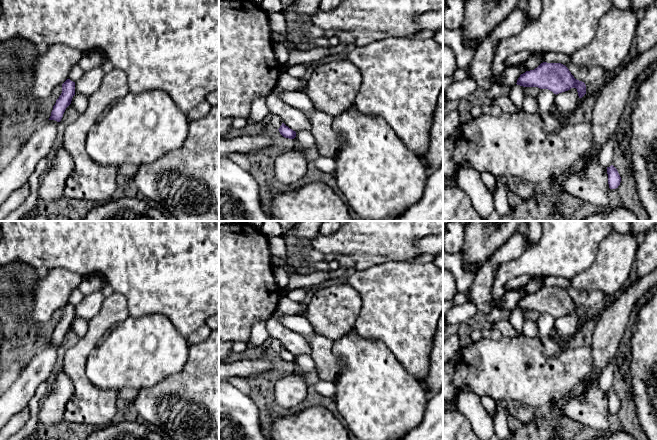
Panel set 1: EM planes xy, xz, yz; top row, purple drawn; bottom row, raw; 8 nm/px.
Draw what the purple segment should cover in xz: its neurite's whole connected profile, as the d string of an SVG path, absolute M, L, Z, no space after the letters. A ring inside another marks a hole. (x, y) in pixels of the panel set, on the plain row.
M282 347L278 354L280 358L285 362L294 363L296 361L296 356L286 350L284 347Z

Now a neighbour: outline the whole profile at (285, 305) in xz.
M287 295L280 297L277 311L288 315L305 315L299 302L291 300Z

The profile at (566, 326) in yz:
M576 312L559 317L555 320L554 330L560 338L569 338L574 336L578 331L578 316Z

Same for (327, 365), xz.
M315 334L310 340L311 357L320 380L333 382L342 367L342 360L332 351L333 340Z

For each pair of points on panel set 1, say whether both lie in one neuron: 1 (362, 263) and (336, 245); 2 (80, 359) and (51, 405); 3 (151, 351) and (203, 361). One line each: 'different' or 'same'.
1: same
2: different
3: different

